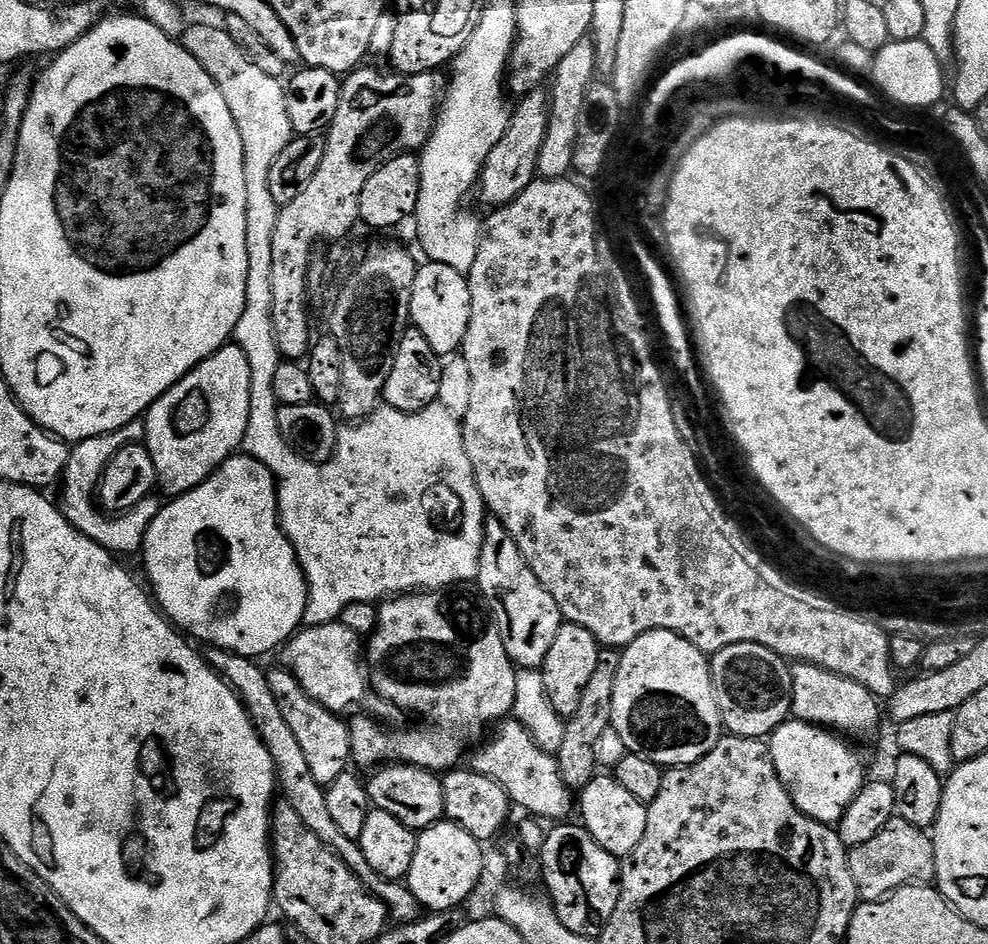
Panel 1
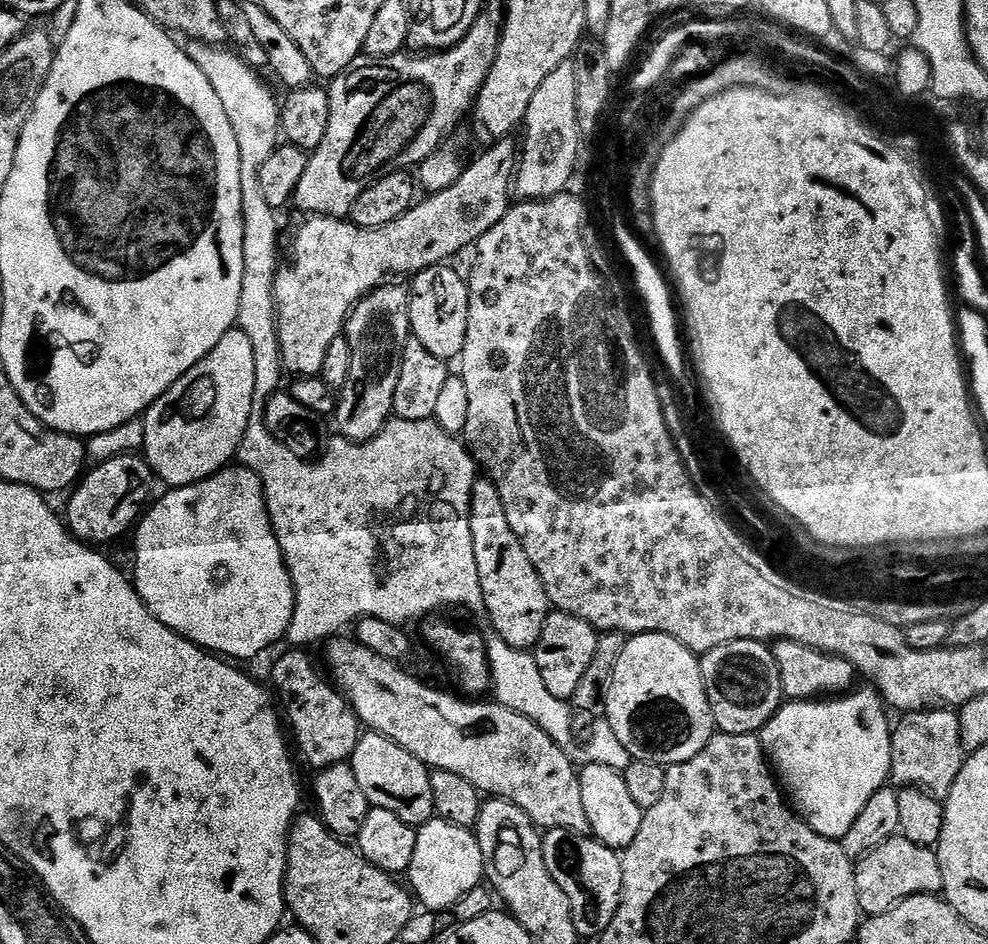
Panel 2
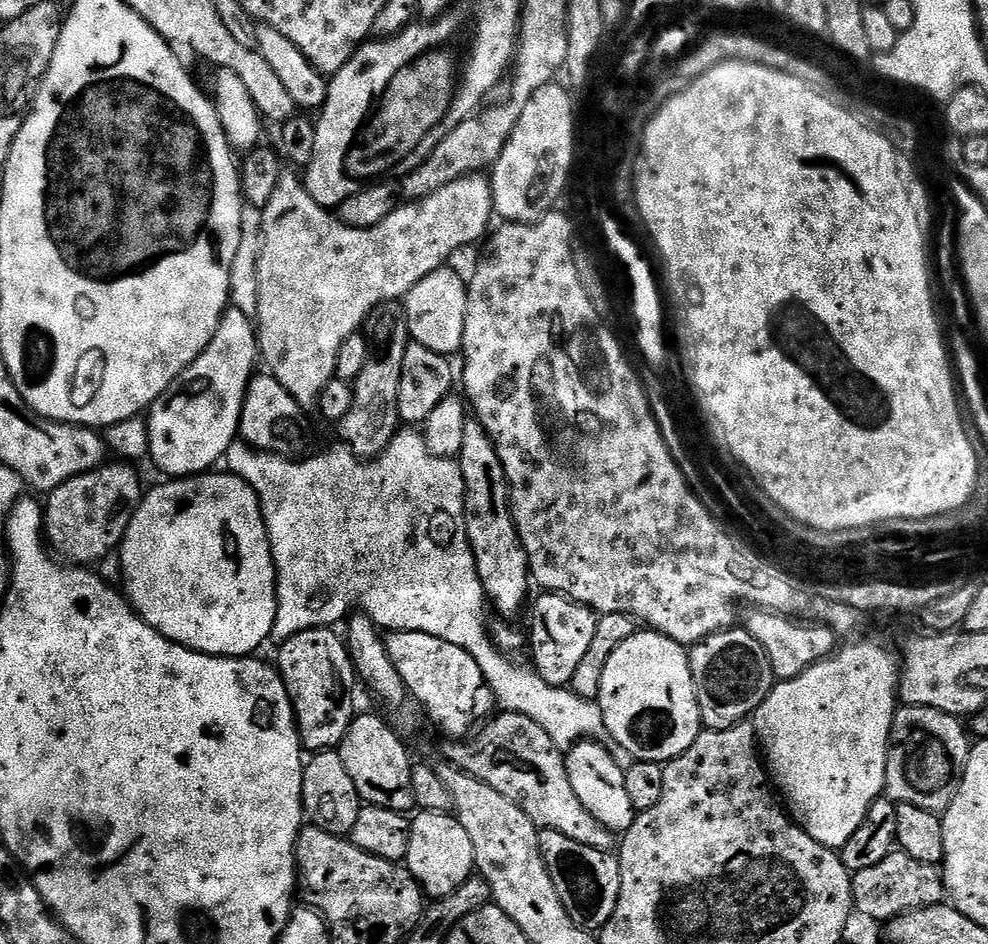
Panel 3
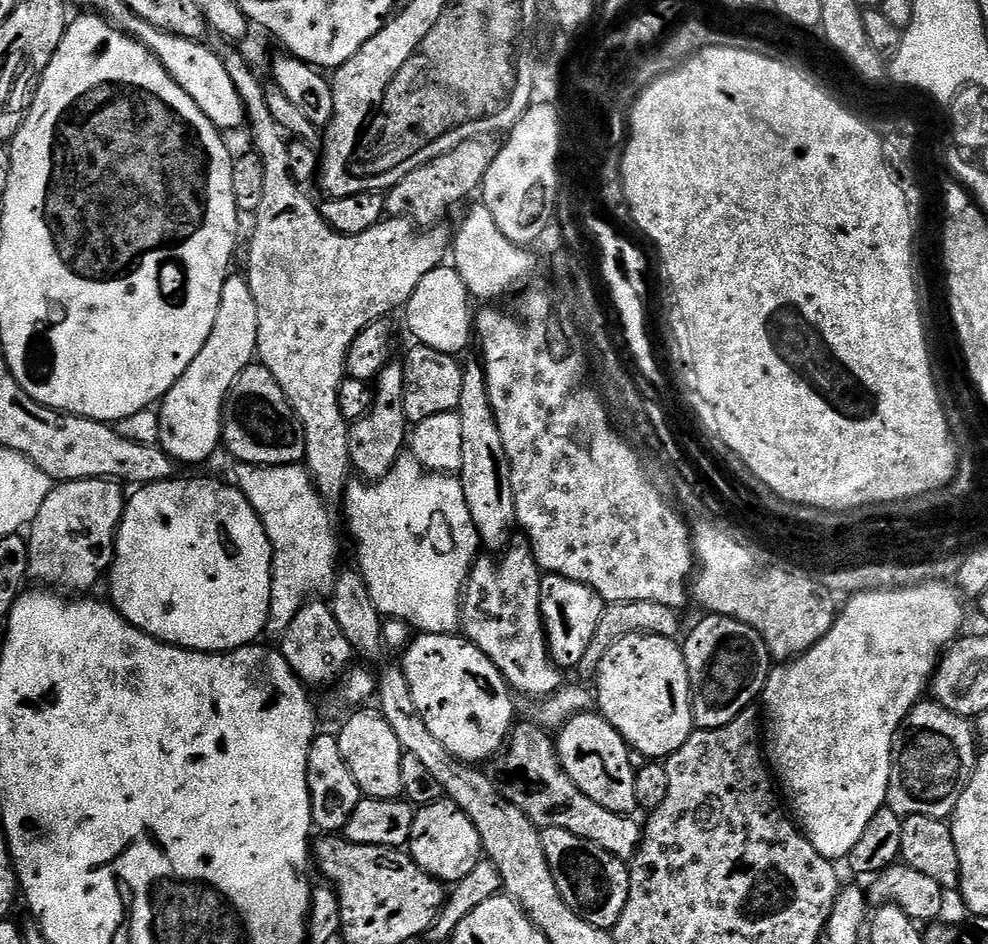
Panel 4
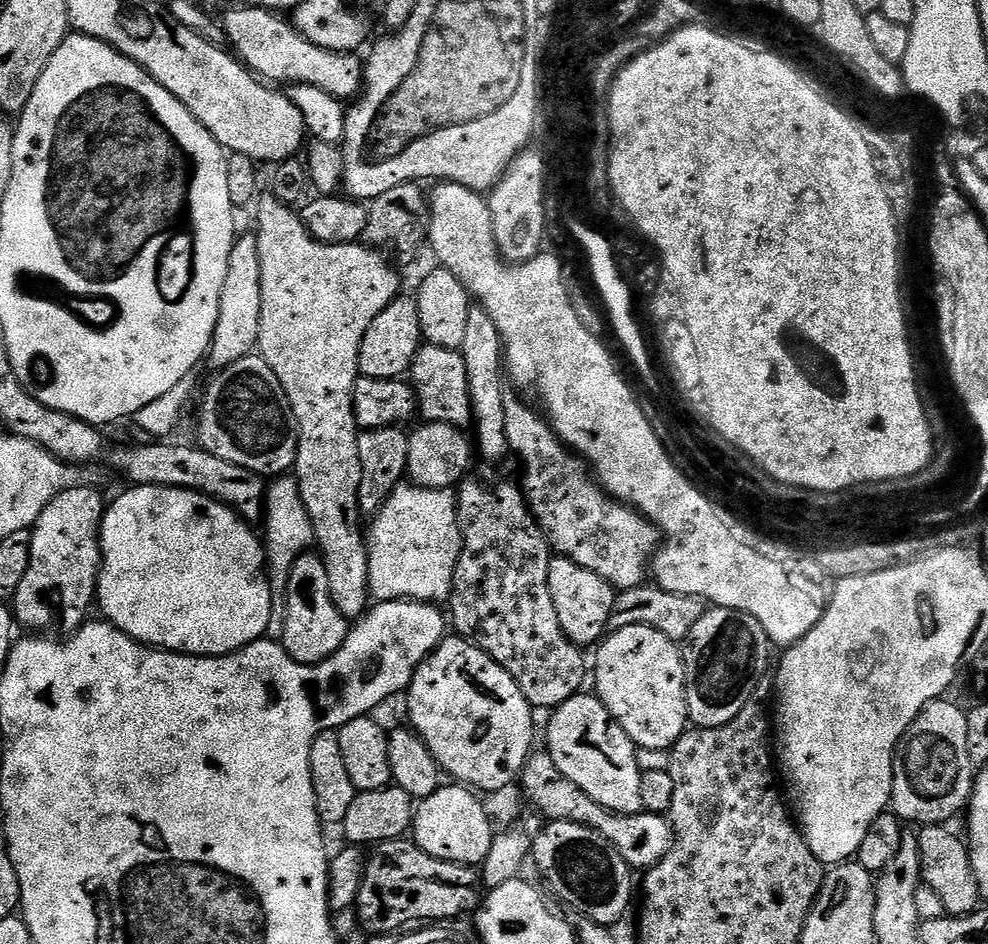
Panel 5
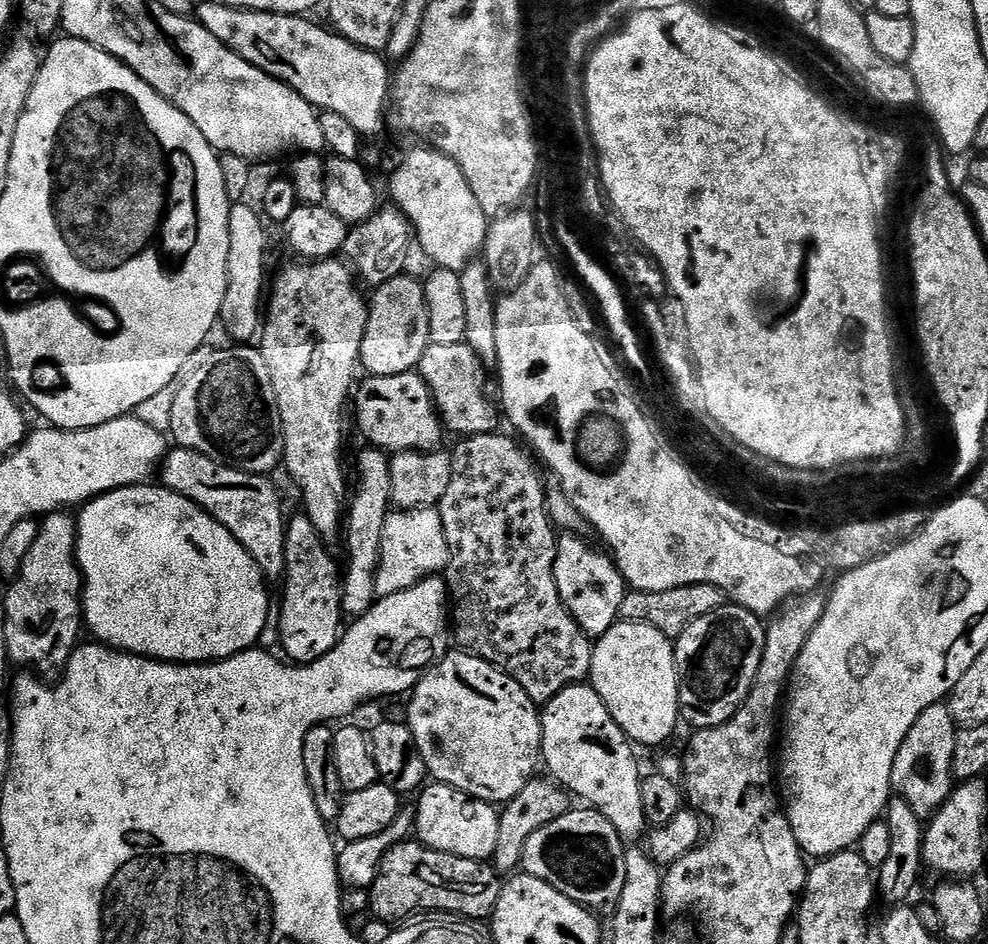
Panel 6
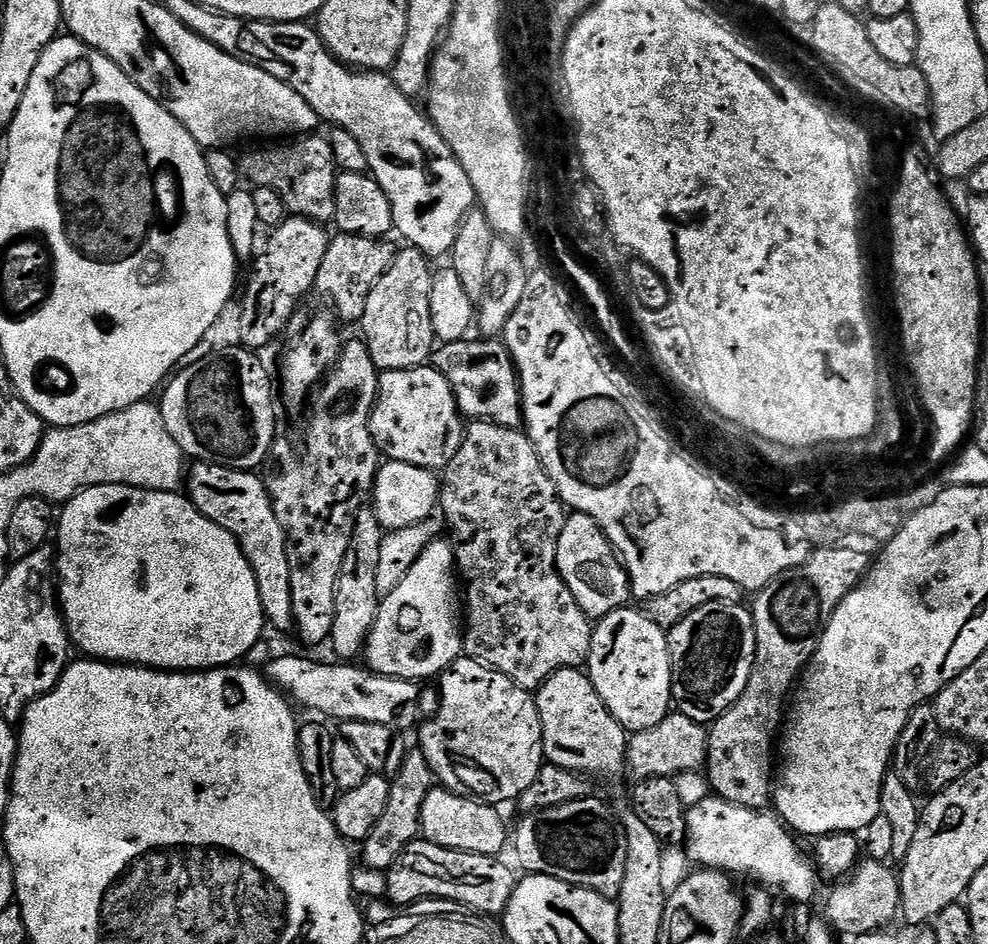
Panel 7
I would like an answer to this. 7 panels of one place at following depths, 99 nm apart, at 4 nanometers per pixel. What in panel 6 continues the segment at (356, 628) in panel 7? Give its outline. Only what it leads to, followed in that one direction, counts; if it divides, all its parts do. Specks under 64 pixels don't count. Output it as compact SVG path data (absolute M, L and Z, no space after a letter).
M365 447L365 452L356 460L354 491L346 508L346 536L348 532L348 568L342 572L340 606L348 618L365 616L376 603L376 572L380 569L382 530L386 530L388 513L392 502L392 461L389 453L381 448Z

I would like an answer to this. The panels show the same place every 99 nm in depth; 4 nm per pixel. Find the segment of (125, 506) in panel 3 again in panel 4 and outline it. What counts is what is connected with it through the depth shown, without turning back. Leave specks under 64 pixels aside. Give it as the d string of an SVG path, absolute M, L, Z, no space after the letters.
M107 478L66 480L57 483L46 498L46 502L42 502L42 510L38 510L26 536L29 577L33 581L41 580L44 583L41 585L47 586L49 589L63 590L68 594L87 593L84 591L94 587L99 582L100 575L102 575L102 580L105 573L111 569L112 558L116 554L116 532L120 529L126 503L126 492L123 490L125 491L117 481Z

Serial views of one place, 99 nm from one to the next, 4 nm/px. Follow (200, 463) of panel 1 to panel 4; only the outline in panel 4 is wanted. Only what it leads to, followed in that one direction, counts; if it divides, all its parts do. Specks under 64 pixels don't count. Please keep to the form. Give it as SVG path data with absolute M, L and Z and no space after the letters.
M229 275L222 286L222 302L218 302L218 318L214 318L214 330L206 338L206 346L198 350L198 358L186 366L182 378L163 400L159 401L160 447L173 461L184 464L200 464L208 460L222 444L224 403L234 378L257 359L258 306L254 294L250 294L247 275Z

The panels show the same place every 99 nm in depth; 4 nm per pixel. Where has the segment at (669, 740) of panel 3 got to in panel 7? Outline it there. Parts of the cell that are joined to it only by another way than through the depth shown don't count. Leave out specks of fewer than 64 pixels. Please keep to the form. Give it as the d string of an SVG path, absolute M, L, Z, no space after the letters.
M625 606L598 621L592 630L592 645L586 671L594 690L598 690L598 698L602 698L612 717L629 733L650 730L669 716L674 701L672 699L672 655L668 649L668 637L665 629L660 628L643 611L635 612L632 606Z

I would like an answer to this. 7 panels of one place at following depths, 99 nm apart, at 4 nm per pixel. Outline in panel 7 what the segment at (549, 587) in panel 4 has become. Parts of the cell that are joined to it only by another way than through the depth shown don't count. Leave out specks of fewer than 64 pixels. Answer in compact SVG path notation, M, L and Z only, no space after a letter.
M572 512L565 519L562 534L558 538L556 565L566 586L570 586L570 594L574 594L578 606L582 606L588 619L593 622L625 607L633 599L628 569L624 567L621 557L598 526L598 522L594 522L594 518L586 514Z

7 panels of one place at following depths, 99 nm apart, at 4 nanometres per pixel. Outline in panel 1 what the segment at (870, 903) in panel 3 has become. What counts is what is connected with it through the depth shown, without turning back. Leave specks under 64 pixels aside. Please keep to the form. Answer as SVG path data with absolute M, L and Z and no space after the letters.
M893 816L870 842L851 849L848 853L850 874L854 878L856 895L861 901L886 900L893 892L908 884L931 885L936 879L934 846L932 837L925 829L910 826L901 816Z

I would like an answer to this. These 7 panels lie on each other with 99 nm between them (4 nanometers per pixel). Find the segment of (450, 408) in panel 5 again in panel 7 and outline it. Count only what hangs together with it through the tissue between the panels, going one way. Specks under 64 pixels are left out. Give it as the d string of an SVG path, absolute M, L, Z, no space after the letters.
M465 338L449 344L440 344L434 352L434 367L444 375L446 382L454 390L454 396L460 407L460 415L469 421L488 420L491 424L520 428L524 422L524 407L520 397L520 377L516 374L516 363L499 339L496 338Z

